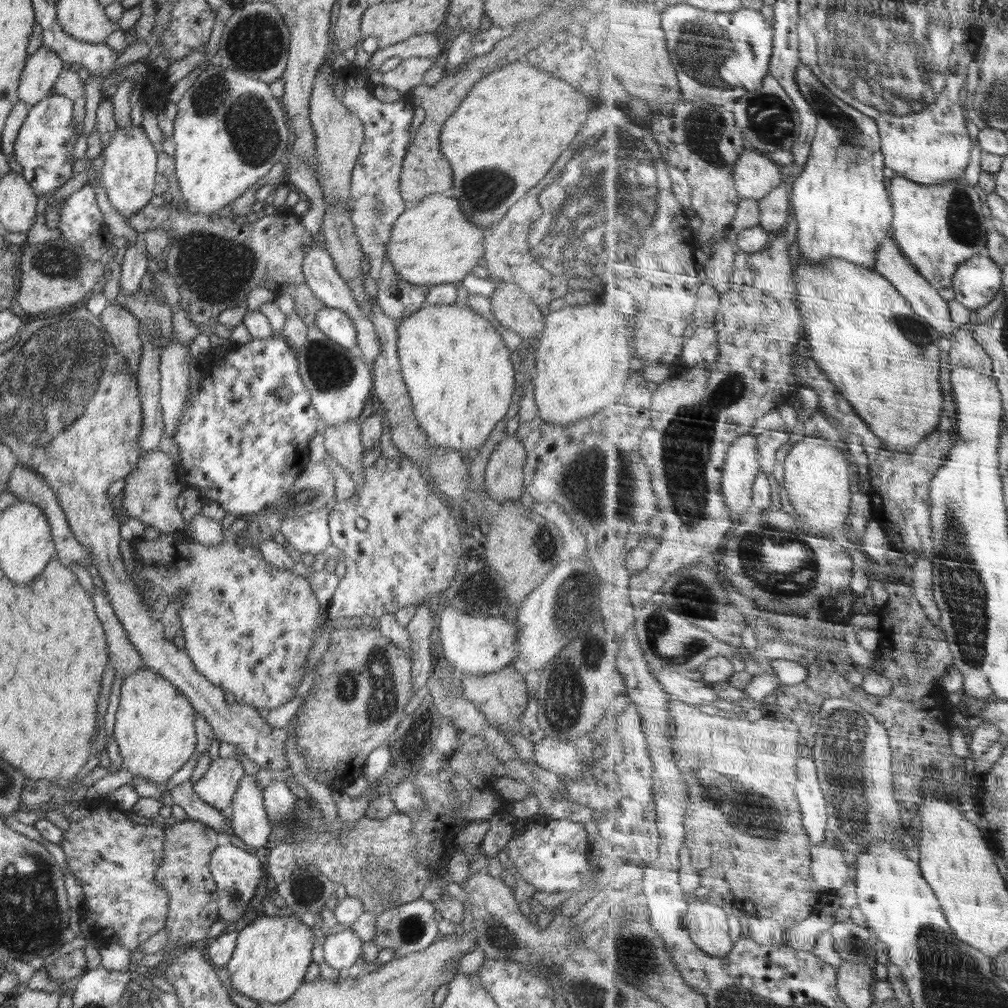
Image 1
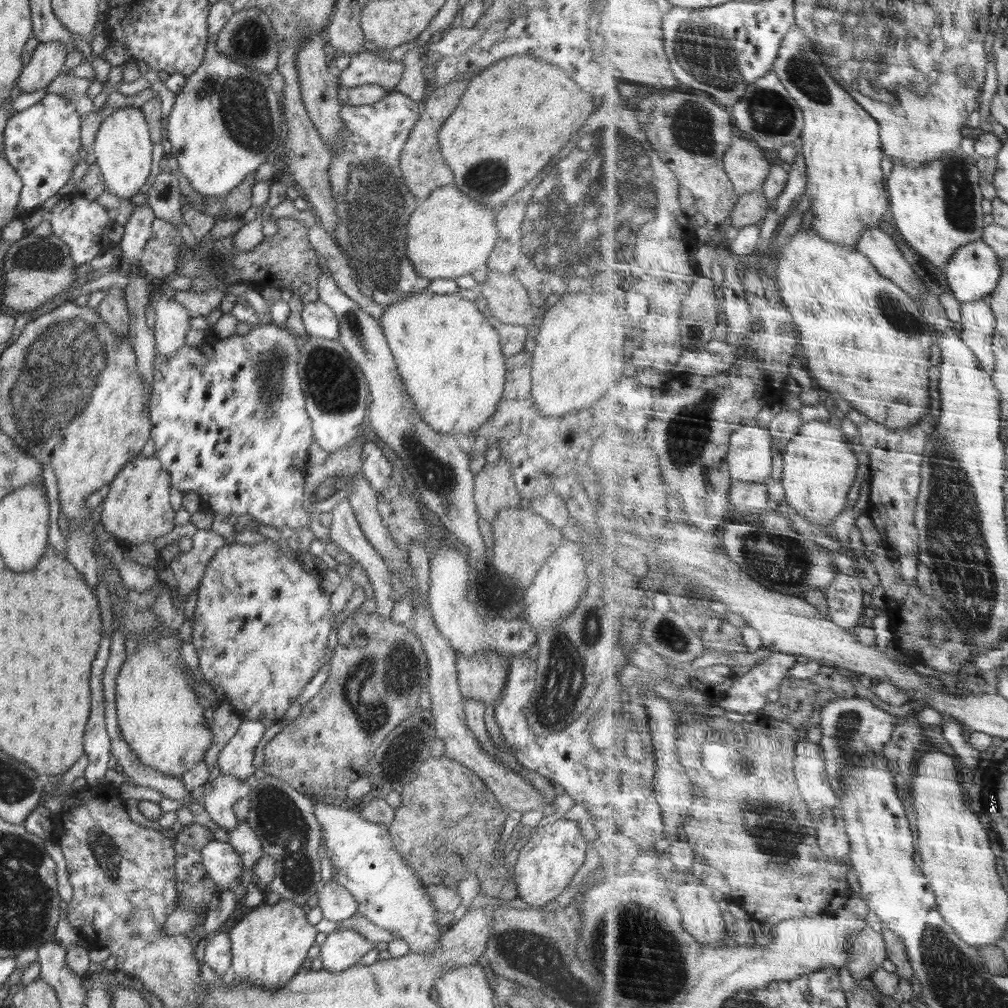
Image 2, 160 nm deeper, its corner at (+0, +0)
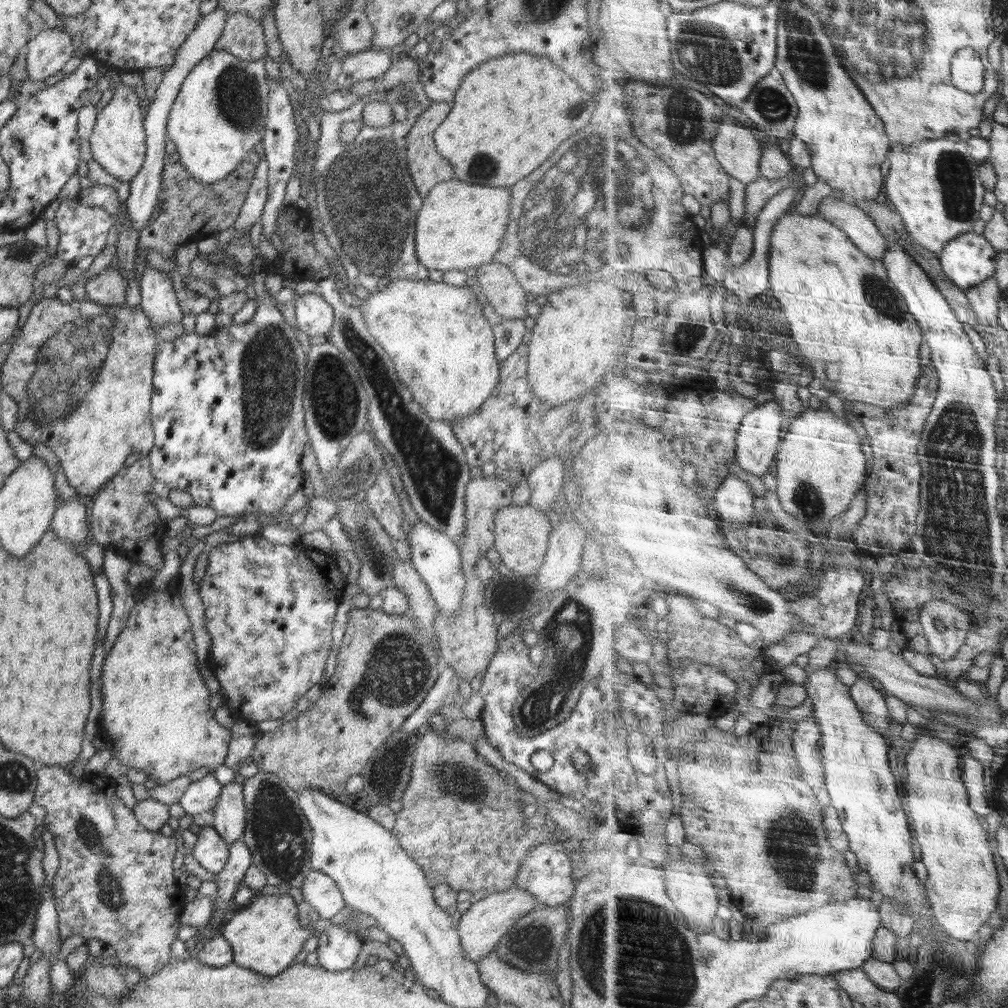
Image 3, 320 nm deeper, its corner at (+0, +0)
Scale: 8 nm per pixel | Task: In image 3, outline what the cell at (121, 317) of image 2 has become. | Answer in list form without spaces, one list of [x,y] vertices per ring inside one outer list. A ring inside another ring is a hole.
[[[106,267],[85,282],[85,298],[102,307],[126,305],[127,280],[119,270]]]

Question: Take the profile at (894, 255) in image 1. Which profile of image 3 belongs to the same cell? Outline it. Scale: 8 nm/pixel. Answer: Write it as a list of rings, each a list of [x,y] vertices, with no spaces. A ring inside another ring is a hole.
[[[825,198],[819,211],[851,236],[868,256],[885,262],[889,241],[875,220],[860,206],[838,198]]]

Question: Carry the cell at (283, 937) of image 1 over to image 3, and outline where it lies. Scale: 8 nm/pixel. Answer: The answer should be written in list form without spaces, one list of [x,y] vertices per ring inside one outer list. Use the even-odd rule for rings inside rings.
[[[255,893],[250,904],[241,906],[228,924],[219,932],[233,953],[233,962],[262,976],[278,976],[284,972],[303,950],[307,939],[316,934],[316,930],[306,930],[299,923],[298,909],[289,894],[266,895]]]

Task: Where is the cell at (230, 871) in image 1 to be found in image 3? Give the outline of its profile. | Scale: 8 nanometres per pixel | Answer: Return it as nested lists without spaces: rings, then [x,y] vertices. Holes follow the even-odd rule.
[[[208,824],[199,828],[197,841],[193,849],[194,858],[202,865],[202,868],[216,874],[219,873],[229,859],[229,846]]]

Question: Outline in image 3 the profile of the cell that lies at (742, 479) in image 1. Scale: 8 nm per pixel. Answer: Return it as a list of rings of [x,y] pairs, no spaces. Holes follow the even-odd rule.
[[[777,398],[759,406],[747,416],[742,428],[740,428],[736,452],[737,463],[742,469],[760,478],[764,474],[775,472],[777,457],[783,444],[782,426],[784,426],[784,419],[783,406]]]

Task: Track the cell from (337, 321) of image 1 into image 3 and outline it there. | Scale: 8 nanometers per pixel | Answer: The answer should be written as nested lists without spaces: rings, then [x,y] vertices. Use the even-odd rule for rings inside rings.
[[[313,291],[299,293],[295,303],[295,315],[297,327],[309,337],[327,336],[333,327],[332,305]]]

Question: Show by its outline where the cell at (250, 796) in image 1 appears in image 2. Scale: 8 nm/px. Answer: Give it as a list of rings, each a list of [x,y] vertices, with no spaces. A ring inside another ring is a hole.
[[[239,820],[234,830],[228,831],[228,842],[242,860],[243,871],[241,878],[250,878],[253,874],[253,865],[263,856],[261,844],[256,832],[245,820]]]

